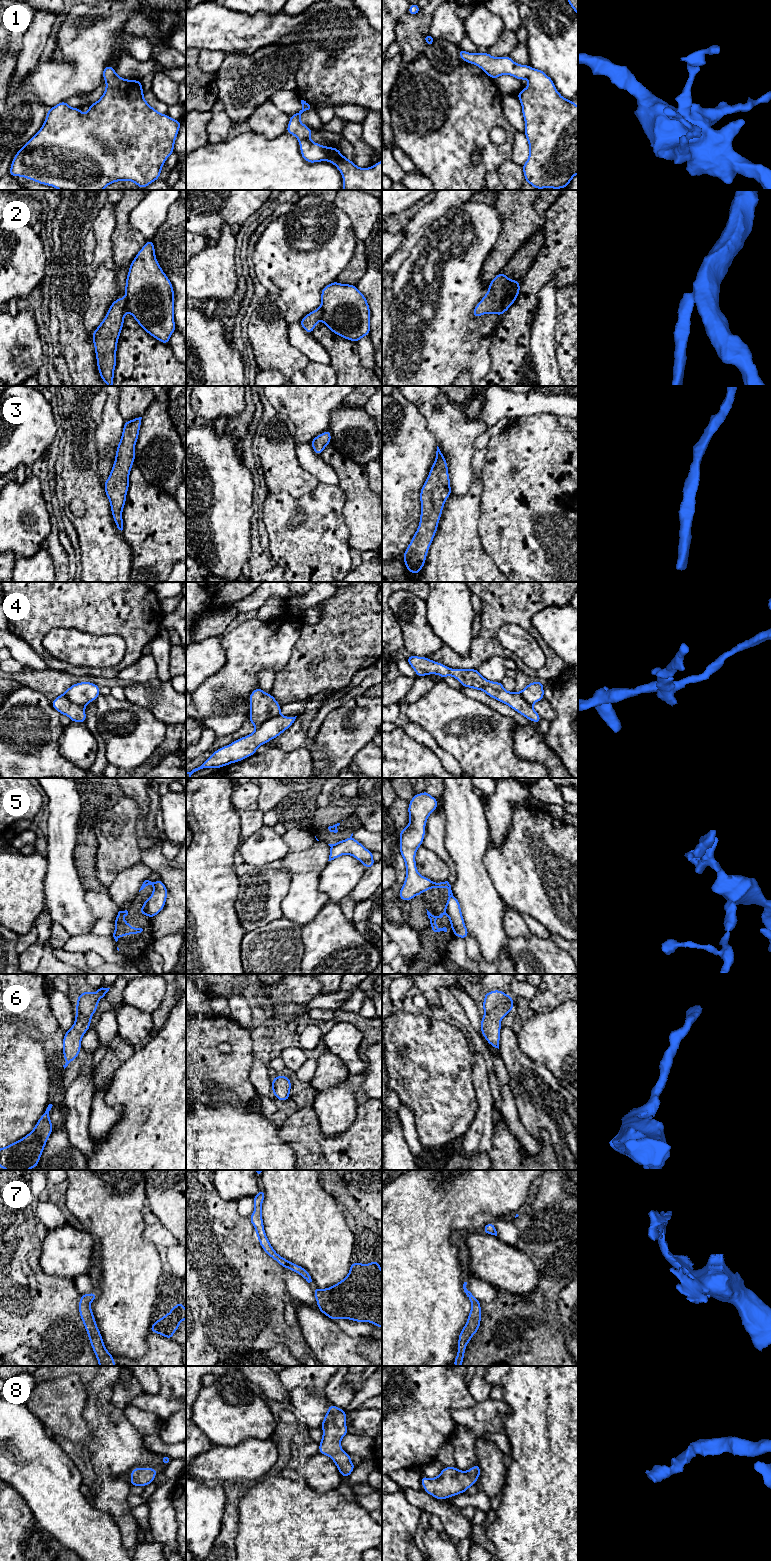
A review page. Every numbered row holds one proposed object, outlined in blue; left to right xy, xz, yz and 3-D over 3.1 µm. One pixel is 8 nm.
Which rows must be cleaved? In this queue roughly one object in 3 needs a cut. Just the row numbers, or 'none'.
2, 4, 5

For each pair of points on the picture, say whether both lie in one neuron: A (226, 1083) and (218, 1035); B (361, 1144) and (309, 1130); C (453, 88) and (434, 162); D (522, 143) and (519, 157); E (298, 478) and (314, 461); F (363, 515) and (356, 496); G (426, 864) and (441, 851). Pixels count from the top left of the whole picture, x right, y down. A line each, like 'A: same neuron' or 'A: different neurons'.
A: same neuron
B: same neuron
C: same neuron
D: same neuron
E: different neurons
F: same neuron
G: different neurons

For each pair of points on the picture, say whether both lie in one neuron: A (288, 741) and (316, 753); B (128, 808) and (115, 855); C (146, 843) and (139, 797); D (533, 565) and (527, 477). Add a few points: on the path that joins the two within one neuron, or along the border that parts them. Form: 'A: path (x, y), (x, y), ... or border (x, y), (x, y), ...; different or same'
A: path (295, 741), (304, 741), (309, 746); same
B: path (121, 820), (122, 836), (116, 843); same
C: path (141, 832), (142, 808); same
D: path (530, 543), (530, 499); same

